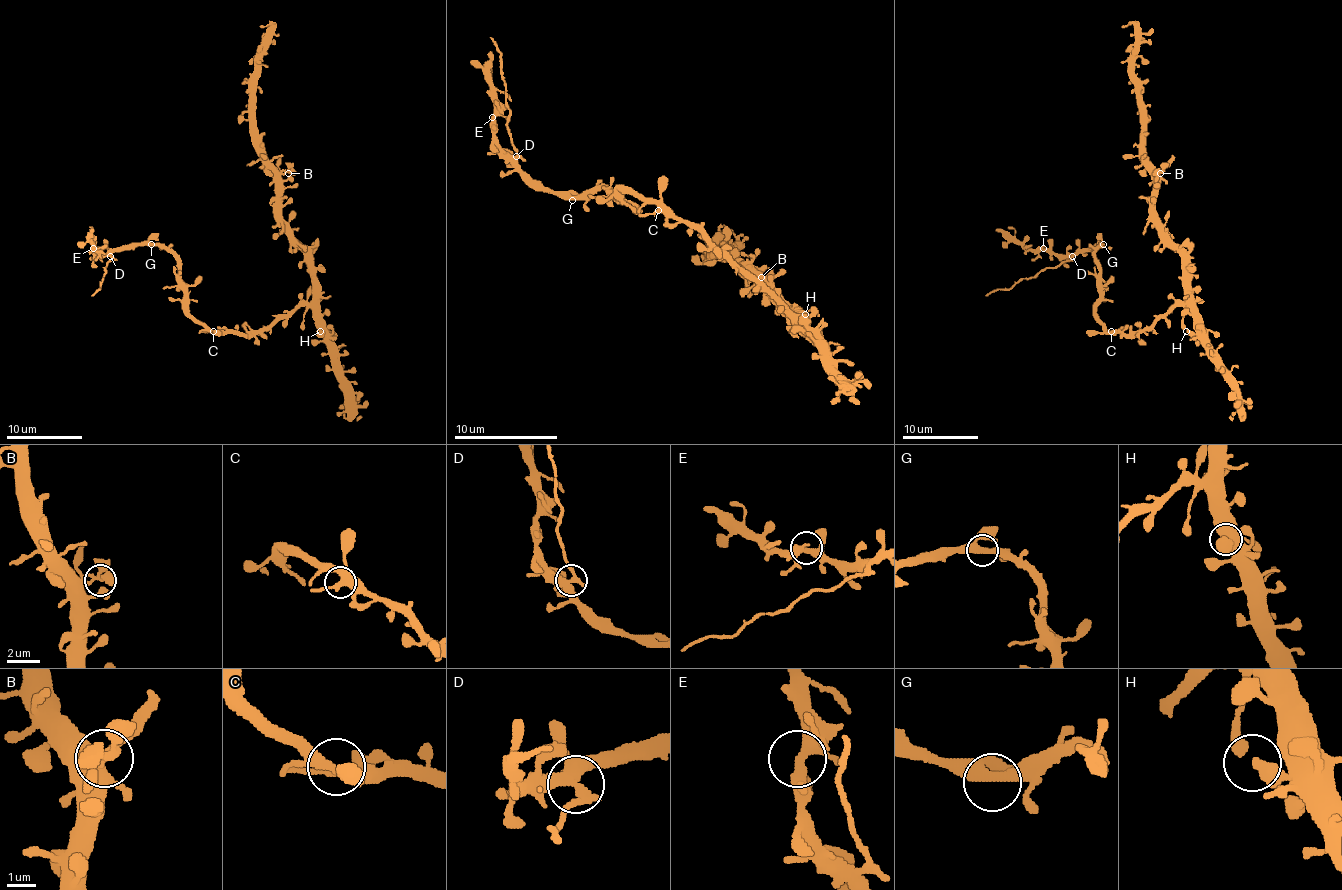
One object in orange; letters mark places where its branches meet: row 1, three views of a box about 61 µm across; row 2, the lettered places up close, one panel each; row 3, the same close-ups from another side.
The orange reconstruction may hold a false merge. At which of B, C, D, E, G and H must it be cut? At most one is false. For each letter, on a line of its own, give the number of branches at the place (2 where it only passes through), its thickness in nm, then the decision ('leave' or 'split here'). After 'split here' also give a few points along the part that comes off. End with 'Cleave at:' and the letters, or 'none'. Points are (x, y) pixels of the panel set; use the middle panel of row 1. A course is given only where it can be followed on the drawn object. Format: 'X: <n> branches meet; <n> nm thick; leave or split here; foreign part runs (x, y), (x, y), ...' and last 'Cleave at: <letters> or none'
B: 3 branches meet; 320 nm thick; leave
C: 4 branches meet; 320 nm thick; leave
D: 4 branches meet; 340 nm thick; split here; foreign part runs (515, 156), (507, 132), (510, 114), (505, 104), (500, 50), (489, 37)
E: 4 branches meet; 360 nm thick; leave
G: 3 branches meet; 340 nm thick; leave
H: 2 branches meet; 380 nm thick; leave
Cleave at: D

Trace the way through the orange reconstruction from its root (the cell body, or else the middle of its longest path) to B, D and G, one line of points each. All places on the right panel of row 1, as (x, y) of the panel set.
B: (1158, 317), (1166, 317), (1190, 291), (1183, 253), (1166, 235), (1152, 208), (1152, 188), (1160, 173)
D: (1158, 317), (1128, 334), (1109, 333), (1096, 314), (1100, 263), (1094, 253), (1102, 246), (1071, 255)
G: (1158, 317), (1149, 327), (1128, 334), (1105, 329), (1096, 314), (1100, 263), (1094, 255), (1103, 244)

